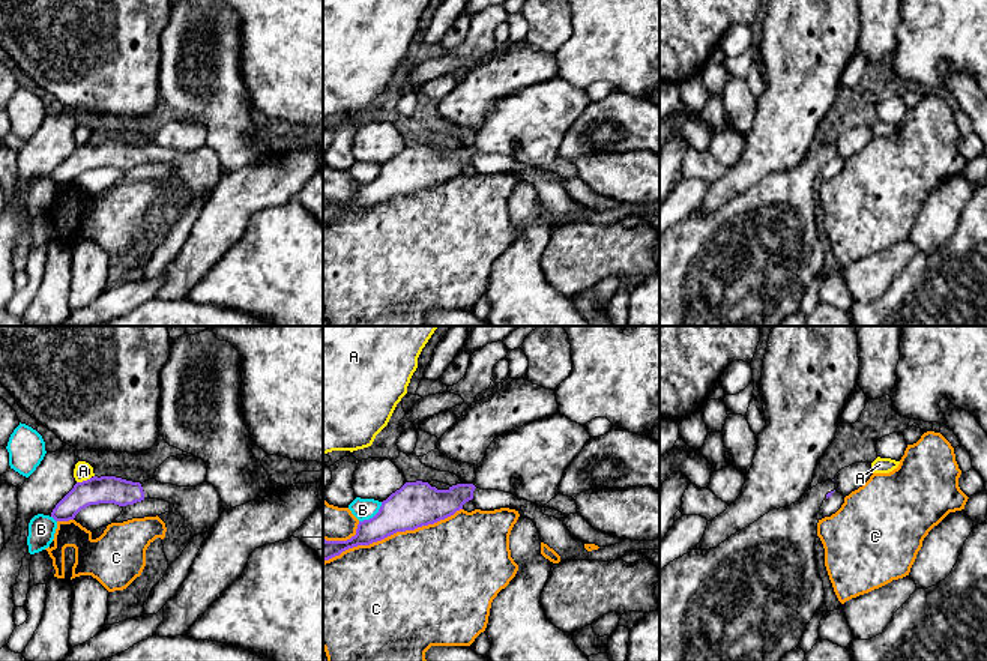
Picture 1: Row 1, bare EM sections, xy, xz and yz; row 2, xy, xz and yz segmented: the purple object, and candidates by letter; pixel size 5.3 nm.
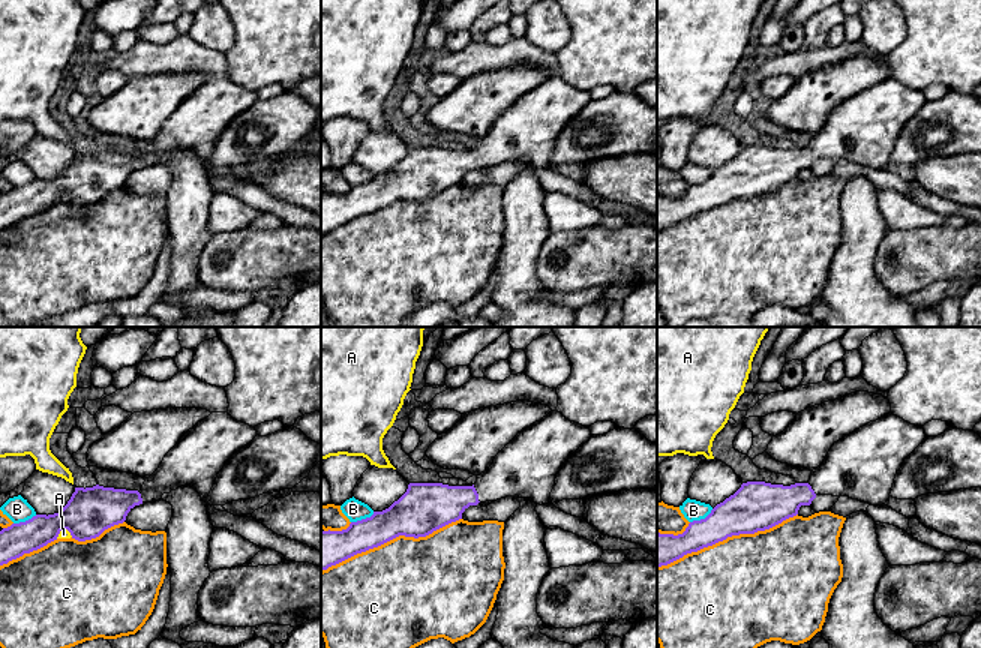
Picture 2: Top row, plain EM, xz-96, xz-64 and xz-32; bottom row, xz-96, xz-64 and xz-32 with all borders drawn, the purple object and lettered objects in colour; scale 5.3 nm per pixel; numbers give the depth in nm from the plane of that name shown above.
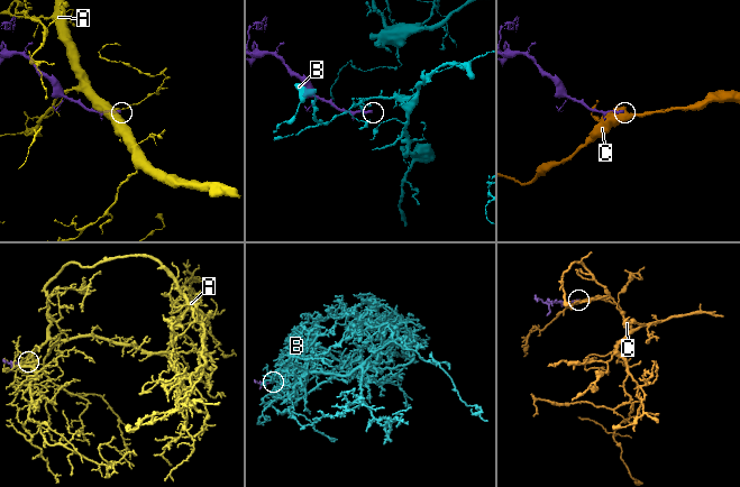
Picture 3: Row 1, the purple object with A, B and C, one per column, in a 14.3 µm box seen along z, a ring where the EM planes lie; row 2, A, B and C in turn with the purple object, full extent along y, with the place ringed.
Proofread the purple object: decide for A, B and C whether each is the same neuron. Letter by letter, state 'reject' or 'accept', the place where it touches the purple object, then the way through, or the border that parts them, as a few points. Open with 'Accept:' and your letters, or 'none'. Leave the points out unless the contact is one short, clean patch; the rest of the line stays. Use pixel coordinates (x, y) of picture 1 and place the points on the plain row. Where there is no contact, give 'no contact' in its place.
Accept: none
A: reject | xy (83, 144) | along xy (90, 140), (77, 146)
B: reject | xz (374, 179) | along xz (382, 166), (371, 181), (359, 185)
C: reject | xz (392, 197)

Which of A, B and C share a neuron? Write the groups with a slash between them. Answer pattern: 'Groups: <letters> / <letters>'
Groups: A / B / C

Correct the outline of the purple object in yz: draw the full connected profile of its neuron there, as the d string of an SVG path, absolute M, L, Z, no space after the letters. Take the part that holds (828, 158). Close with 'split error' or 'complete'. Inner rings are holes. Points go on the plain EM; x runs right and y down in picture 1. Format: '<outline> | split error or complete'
M834 144L817 147L798 165L769 174L717 212L691 213L664 230L660 234L660 326L778 326L799 311L807 288L825 266L814 213L816 179L834 153Z | split error

